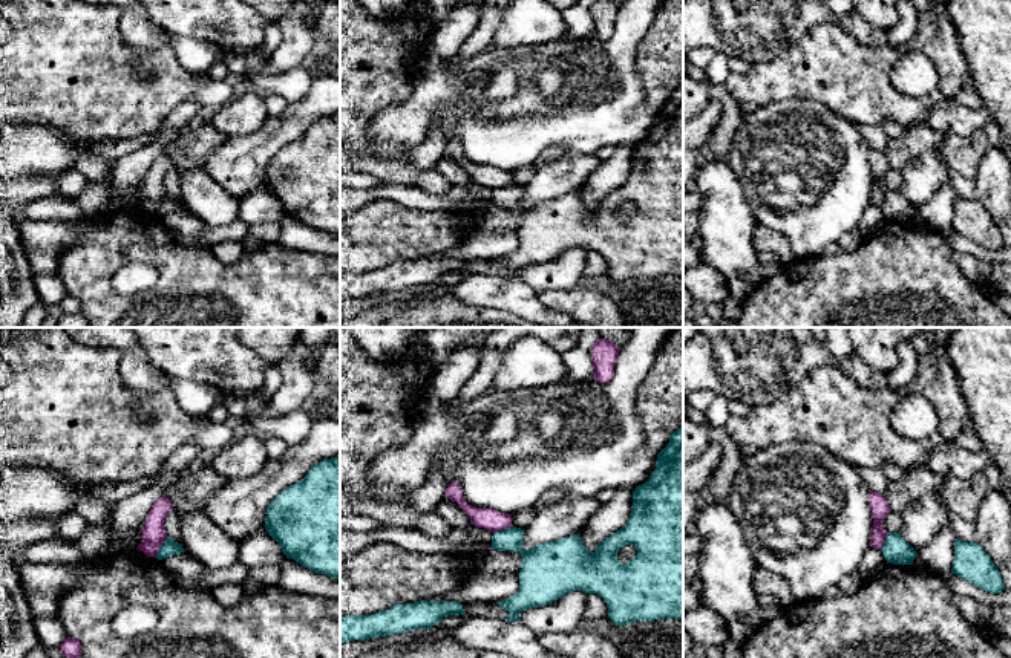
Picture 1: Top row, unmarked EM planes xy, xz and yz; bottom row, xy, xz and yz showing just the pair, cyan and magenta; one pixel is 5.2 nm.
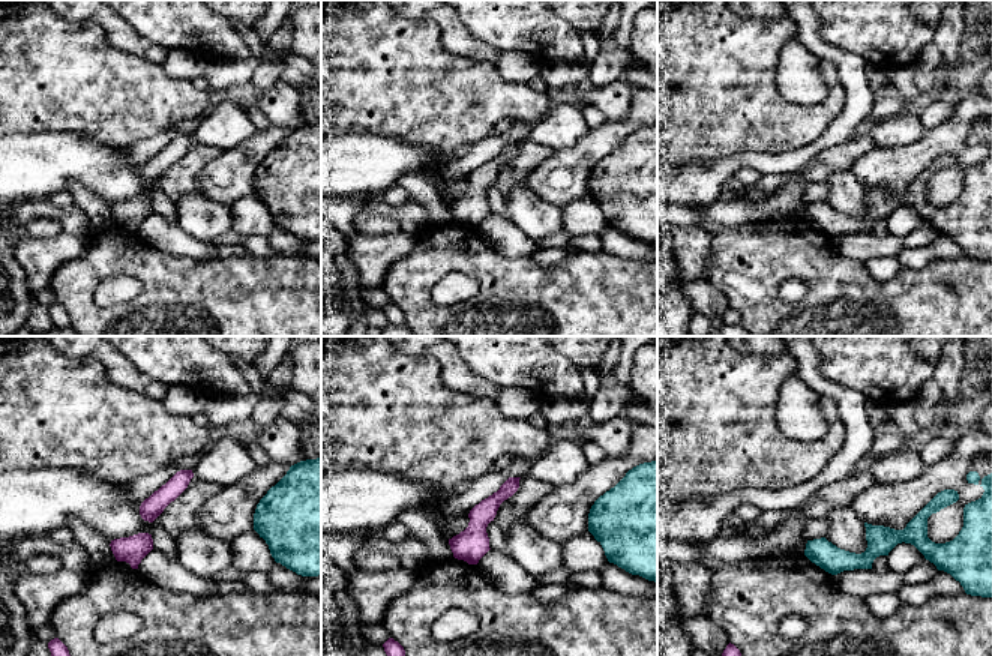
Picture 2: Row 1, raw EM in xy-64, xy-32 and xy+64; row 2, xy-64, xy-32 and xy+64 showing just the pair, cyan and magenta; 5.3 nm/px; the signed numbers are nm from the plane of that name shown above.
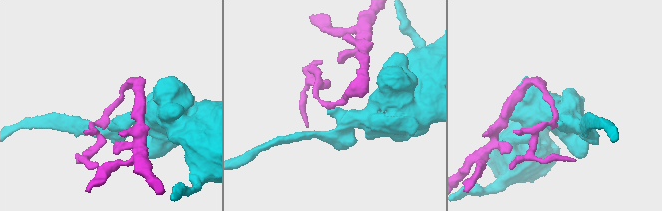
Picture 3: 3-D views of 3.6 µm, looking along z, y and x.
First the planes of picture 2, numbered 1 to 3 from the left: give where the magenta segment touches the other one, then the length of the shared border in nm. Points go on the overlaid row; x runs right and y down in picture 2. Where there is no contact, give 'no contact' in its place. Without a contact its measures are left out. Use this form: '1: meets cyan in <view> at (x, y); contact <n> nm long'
1: no contact
2: no contact
3: no contact

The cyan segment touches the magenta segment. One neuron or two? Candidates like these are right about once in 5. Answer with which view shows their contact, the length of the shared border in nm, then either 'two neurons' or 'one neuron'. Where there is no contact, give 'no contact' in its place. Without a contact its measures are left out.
xy | 140 nm | two neurons

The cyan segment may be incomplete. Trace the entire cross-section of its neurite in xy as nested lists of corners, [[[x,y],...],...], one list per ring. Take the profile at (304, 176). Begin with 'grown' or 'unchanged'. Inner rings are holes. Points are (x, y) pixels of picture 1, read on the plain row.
unchanged; [[[323,116],[268,162],[267,190],[282,210],[340,237],[340,116]]]

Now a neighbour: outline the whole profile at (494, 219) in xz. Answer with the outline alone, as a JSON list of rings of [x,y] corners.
[[[490,207],[484,211],[473,214],[473,219],[479,226],[479,230],[483,231],[518,233],[521,226],[522,214],[521,214],[521,208],[510,210],[510,208]]]

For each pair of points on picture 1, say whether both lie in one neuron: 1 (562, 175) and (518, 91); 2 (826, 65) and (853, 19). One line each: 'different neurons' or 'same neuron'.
1: different neurons
2: different neurons

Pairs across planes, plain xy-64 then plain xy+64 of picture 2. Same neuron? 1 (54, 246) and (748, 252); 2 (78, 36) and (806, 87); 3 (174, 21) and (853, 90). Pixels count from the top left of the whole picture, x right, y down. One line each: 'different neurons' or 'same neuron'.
1: different neurons
2: different neurons
3: different neurons

